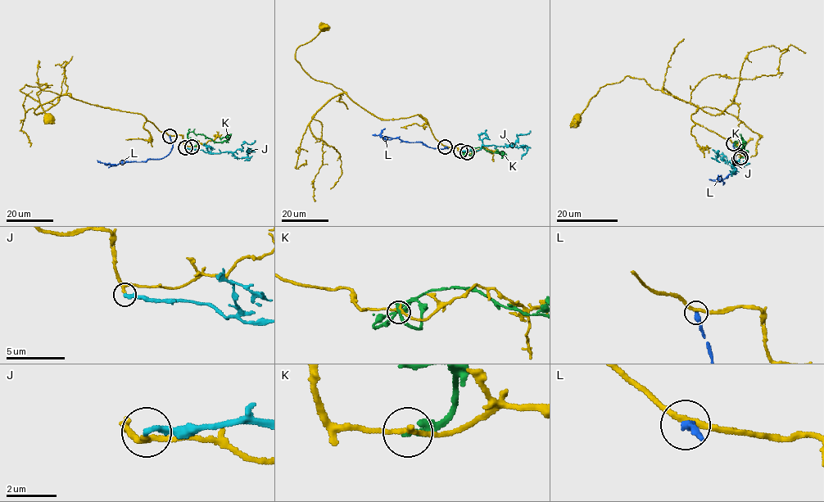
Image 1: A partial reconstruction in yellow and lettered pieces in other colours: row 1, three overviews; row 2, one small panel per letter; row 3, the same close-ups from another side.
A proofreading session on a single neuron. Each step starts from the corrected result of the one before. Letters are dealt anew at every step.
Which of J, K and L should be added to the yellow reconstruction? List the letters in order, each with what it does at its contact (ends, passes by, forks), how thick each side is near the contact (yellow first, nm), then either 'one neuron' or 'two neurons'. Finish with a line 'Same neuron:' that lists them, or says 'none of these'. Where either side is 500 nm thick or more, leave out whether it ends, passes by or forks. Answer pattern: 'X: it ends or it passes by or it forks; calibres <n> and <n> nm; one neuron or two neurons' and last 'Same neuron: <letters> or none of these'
J: it ends; calibres 180 and 260 nm; one neuron
K: it ends; calibres 220 and 240 nm; two neurons
L: it ends; calibres 240 and 360 nm; two neurons
Same neuron: J

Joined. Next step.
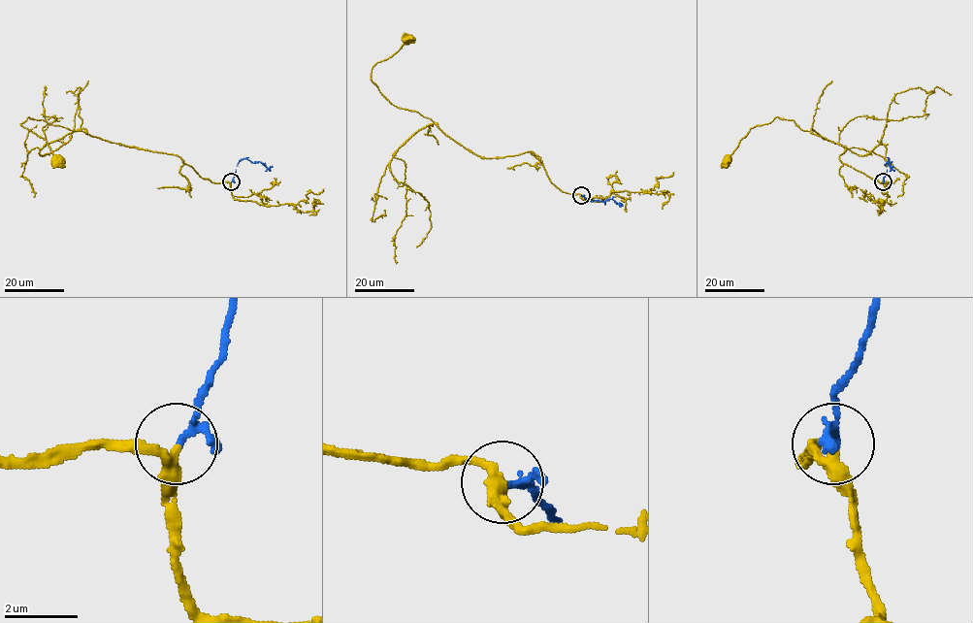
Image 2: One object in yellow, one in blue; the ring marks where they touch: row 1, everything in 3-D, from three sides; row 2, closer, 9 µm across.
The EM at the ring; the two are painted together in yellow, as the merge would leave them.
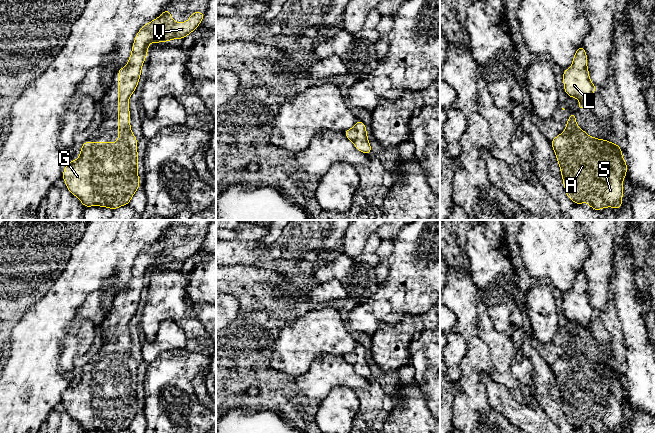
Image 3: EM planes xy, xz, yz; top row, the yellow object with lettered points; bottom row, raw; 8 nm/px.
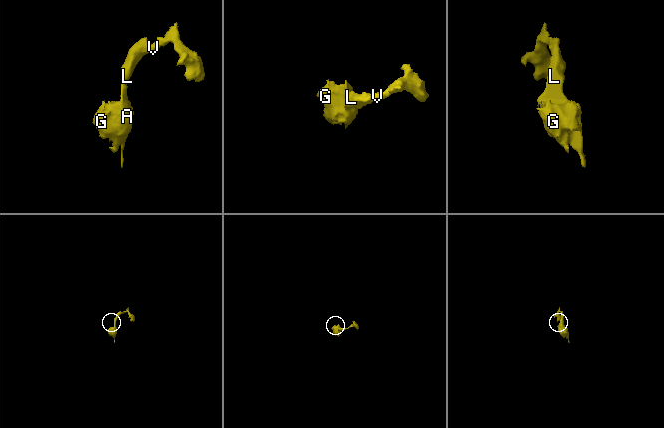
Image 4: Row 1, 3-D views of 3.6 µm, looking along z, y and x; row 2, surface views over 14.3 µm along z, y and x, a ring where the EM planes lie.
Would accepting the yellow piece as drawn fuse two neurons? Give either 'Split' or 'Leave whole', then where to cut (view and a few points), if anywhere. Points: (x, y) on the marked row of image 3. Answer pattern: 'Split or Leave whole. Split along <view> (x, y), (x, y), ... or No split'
Leave whole. No split

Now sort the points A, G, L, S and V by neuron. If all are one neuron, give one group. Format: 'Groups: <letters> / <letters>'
Groups: A G L S V

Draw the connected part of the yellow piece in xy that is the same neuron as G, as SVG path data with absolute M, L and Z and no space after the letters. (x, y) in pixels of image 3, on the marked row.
M166 9L135 36L128 63L118 70L118 142L84 142L79 158L69 161L61 175L84 208L102 206L115 210L132 199L140 184L137 138L131 132L128 100L139 83L148 44L186 37L204 15L205 12L194 12L187 22L178 23Z

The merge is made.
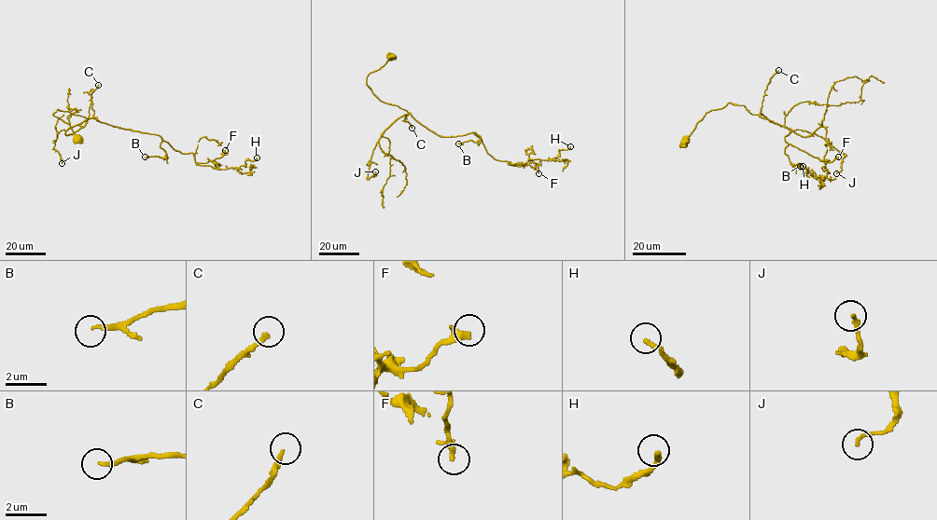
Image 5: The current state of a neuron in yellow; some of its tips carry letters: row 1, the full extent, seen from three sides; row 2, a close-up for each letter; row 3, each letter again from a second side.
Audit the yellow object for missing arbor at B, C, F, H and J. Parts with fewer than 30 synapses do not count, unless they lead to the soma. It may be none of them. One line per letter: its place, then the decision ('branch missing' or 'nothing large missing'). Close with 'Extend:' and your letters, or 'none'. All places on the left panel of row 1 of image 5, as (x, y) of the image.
B: place (145, 157); branch missing
C: place (98, 85); branch missing
F: place (225, 150); nothing large missing
H: place (257, 157); nothing large missing
J: place (62, 163); nothing large missing
Extend: B, C

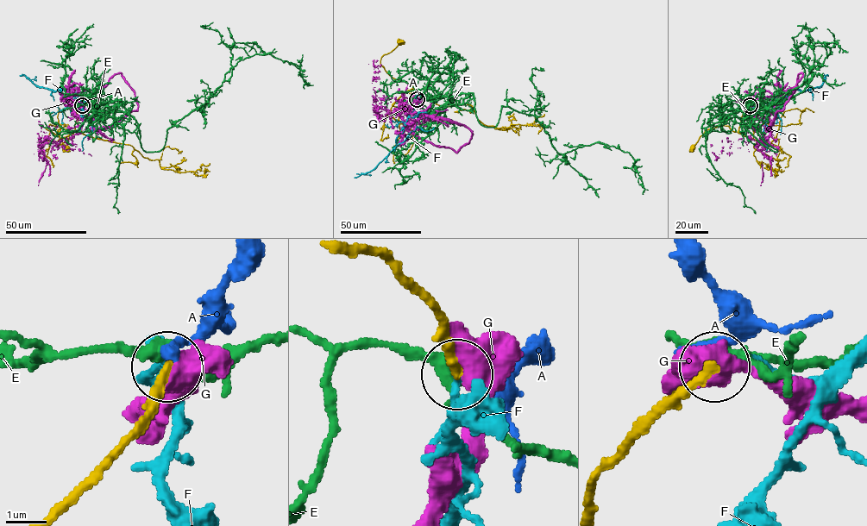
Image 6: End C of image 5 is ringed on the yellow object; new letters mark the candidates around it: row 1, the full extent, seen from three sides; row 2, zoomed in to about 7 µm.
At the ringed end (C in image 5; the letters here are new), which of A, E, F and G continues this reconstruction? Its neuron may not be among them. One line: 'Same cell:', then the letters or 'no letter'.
Same cell: no letter

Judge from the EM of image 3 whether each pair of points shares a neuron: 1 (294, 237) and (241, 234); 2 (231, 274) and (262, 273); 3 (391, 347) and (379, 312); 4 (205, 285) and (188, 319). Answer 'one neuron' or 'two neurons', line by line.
1: two neurons
2: one neuron
3: two neurons
4: two neurons

